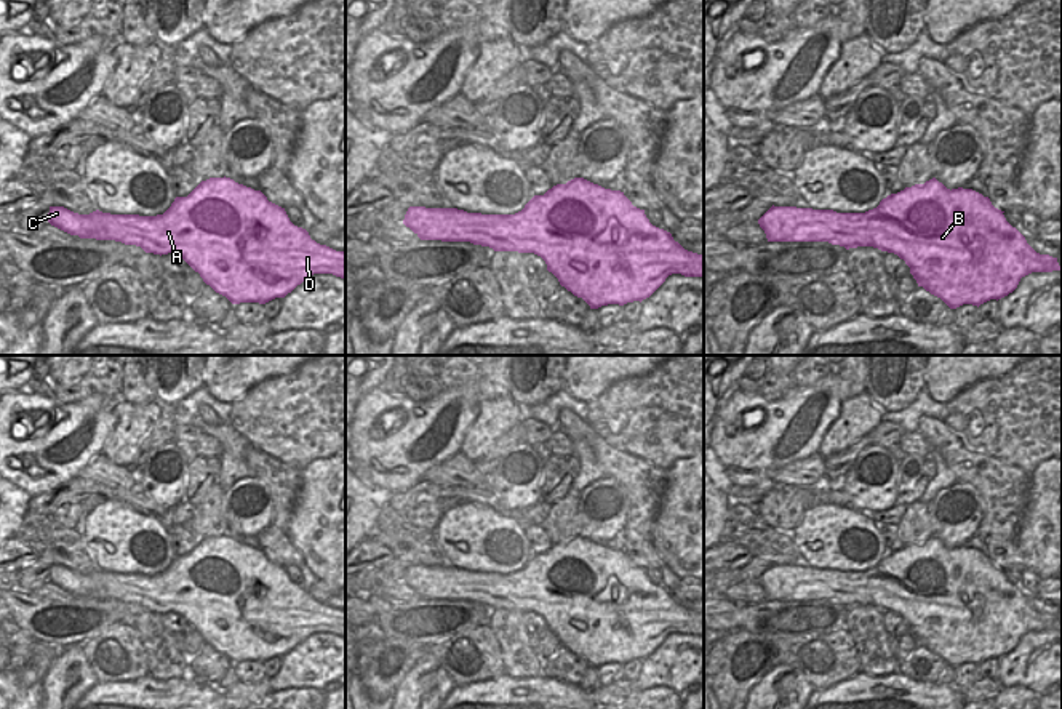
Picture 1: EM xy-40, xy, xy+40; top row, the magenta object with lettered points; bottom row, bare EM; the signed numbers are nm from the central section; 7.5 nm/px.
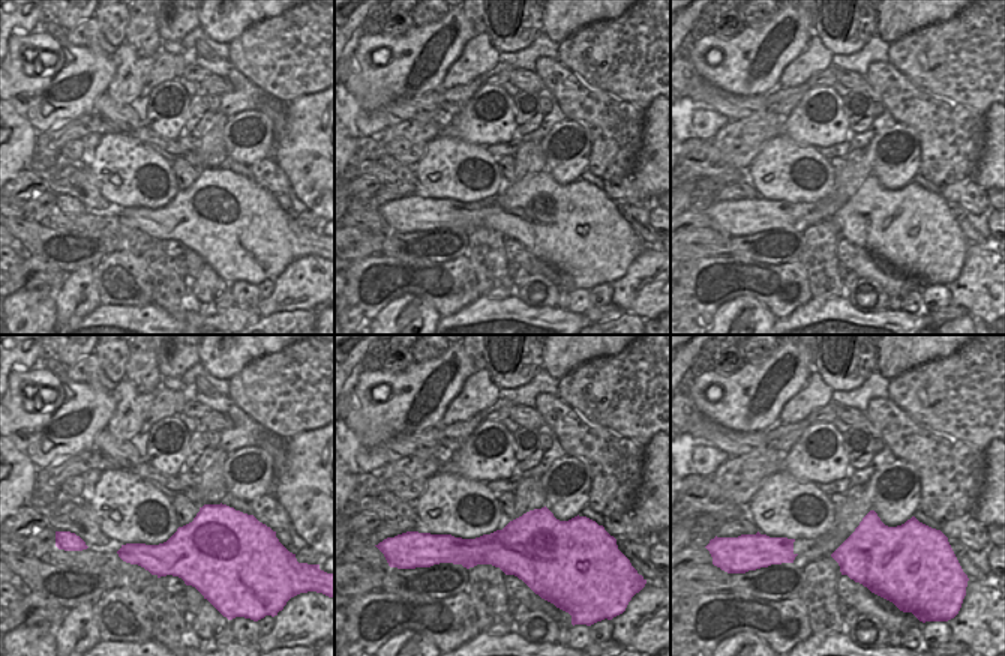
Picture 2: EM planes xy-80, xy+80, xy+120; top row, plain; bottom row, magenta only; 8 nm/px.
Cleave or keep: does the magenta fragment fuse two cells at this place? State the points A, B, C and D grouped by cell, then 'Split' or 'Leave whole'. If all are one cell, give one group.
Groups: A B C D. Leave whole

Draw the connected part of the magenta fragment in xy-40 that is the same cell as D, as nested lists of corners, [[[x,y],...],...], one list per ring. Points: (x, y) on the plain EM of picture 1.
[[[226,535],[202,539],[187,555],[176,555],[163,573],[110,573],[99,568],[78,573],[64,565],[50,565],[48,581],[80,597],[115,599],[160,615],[179,613],[232,663],[266,663],[285,656],[313,632],[345,637],[345,610],[317,602],[305,587],[289,579],[285,567],[269,560],[261,549]]]

